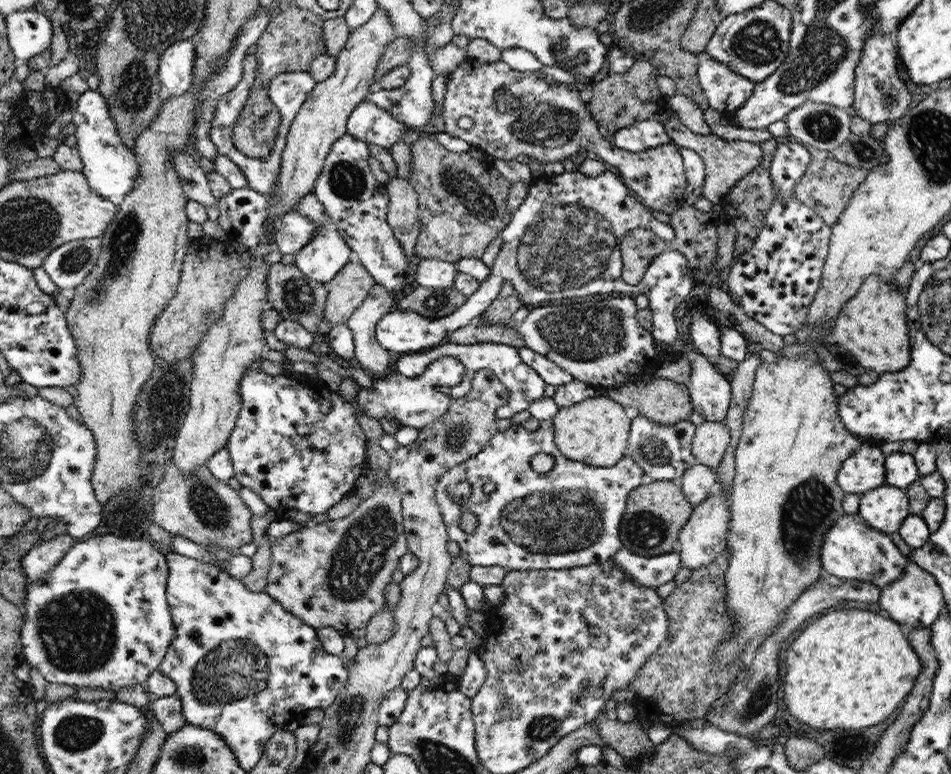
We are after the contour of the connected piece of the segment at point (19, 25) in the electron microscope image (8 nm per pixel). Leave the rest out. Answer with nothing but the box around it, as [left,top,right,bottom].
[6,9,54,60]

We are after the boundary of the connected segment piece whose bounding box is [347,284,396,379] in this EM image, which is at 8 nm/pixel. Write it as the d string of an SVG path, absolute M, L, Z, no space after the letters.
M376 284L363 305L354 310L354 315L347 322L355 338L354 363L365 368L374 379L384 378L393 367L395 357L378 343L375 329L386 314L396 309L394 295L384 286Z

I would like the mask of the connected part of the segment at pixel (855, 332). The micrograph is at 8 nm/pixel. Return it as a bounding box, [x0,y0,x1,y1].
[828,276,911,374]

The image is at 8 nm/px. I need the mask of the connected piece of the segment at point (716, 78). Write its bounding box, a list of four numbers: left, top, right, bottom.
[697,51,755,122]

